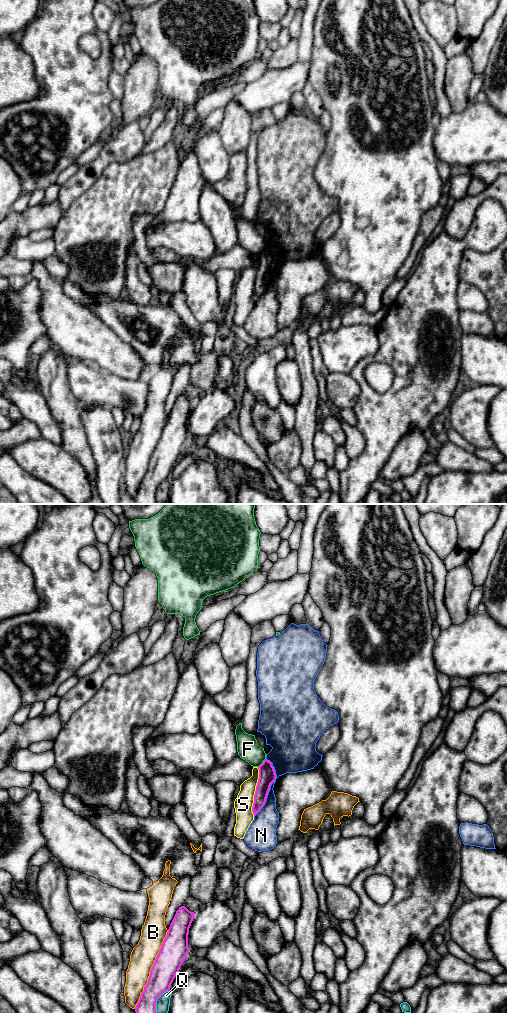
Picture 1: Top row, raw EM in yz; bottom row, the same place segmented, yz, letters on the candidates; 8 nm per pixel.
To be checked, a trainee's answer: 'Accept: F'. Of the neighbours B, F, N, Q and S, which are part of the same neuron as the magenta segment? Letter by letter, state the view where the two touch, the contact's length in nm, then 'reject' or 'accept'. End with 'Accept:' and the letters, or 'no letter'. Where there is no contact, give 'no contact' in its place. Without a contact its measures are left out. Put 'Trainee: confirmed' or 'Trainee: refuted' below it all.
B: meets magenta in yz; contact 700 nm long; reject
F: meets magenta in yz; contact 90 nm long; reject
N: meets magenta in yz; contact 480 nm long; reject
Q: meets magenta in yz; contact 220 nm long; reject
S: meets magenta in yz; contact 400 nm long; reject
Accept: no letter
Trainee: refuted

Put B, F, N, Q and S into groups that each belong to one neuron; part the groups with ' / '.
B / F / N / Q / S

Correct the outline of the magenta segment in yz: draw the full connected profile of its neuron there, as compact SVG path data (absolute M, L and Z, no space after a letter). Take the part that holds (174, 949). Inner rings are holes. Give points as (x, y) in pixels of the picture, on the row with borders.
M179 907L151 968L136 1013L156 1013L156 1001L170 986L189 952L188 934L196 913Z

